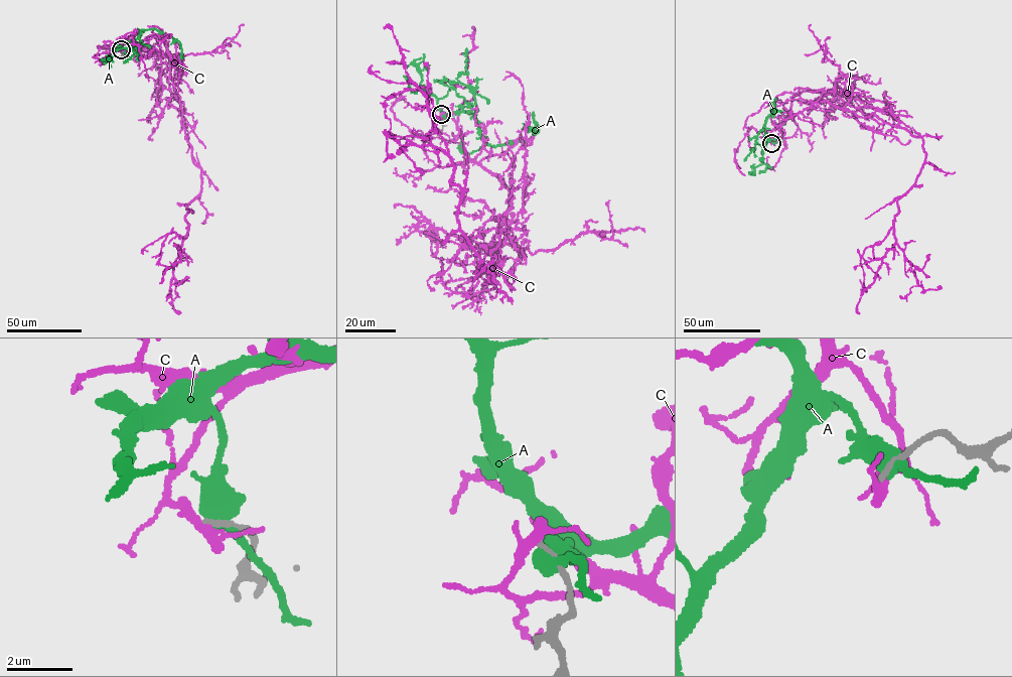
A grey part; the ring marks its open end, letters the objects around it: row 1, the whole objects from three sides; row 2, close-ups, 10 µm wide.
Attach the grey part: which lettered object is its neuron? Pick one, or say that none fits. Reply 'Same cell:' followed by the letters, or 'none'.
Same cell: none

